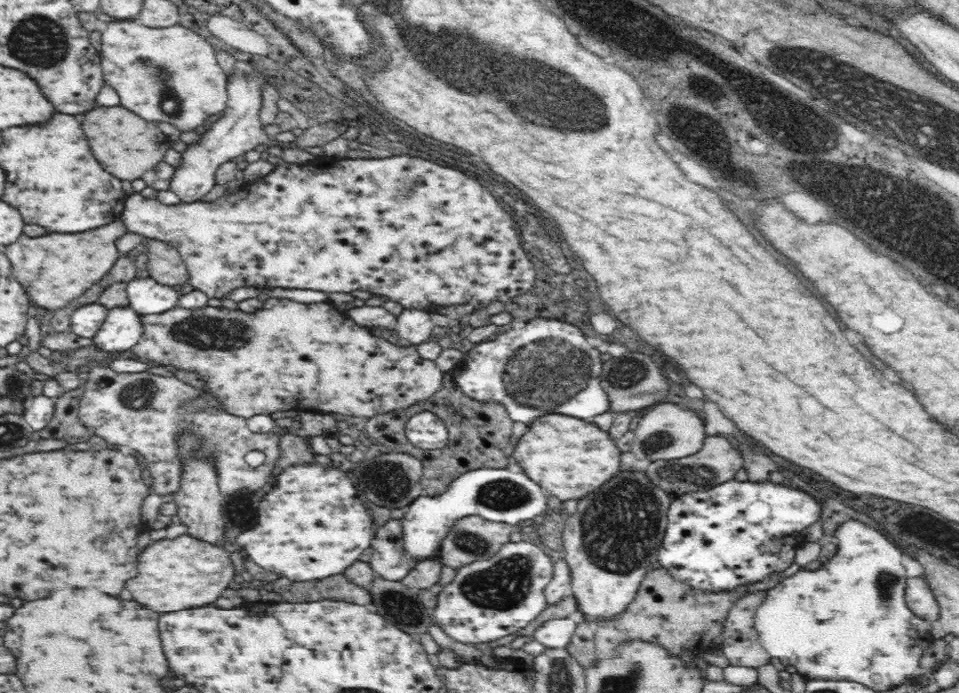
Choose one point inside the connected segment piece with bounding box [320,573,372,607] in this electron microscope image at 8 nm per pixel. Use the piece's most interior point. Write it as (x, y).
(338, 587)

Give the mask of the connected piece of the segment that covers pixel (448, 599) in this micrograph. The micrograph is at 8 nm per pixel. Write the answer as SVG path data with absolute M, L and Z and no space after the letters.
M508 542L500 552L484 560L461 566L450 584L443 586L431 611L433 622L454 640L464 644L489 643L528 626L548 606L544 589L554 577L555 565L548 552L530 542Z

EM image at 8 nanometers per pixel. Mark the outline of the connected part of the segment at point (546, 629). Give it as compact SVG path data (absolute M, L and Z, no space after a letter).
M574 617L553 618L543 622L532 635L545 648L565 648L576 627L577 622Z

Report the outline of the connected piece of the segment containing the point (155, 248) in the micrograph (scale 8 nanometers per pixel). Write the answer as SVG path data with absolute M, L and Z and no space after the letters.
M149 239L146 245L149 276L166 286L181 286L188 282L189 272L181 254L168 242Z

